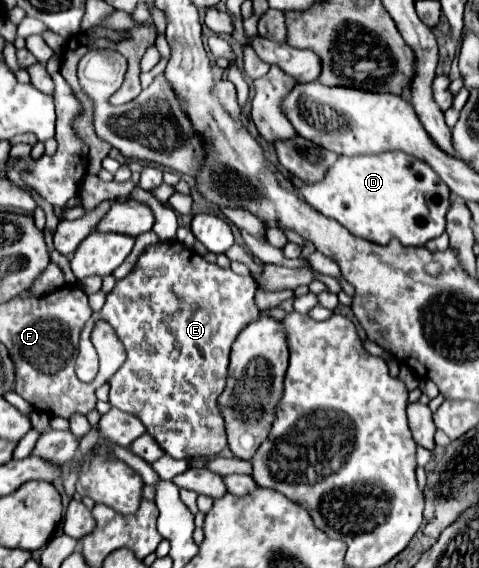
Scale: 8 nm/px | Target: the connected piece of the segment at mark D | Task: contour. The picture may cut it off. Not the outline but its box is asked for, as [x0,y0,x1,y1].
[290,152,450,246]

